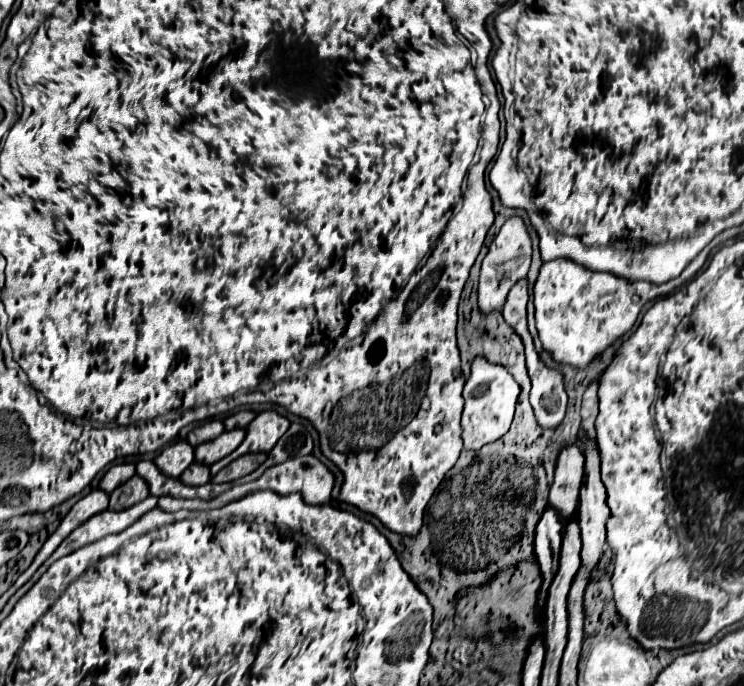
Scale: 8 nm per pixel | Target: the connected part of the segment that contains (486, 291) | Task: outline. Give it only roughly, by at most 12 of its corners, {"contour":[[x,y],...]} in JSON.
{"contour":[[509,218],[481,264],[481,314],[503,308],[527,278],[531,238]]}

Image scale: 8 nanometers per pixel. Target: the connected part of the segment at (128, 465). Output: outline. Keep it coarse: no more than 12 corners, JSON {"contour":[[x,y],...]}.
{"contour":[[133,462],[115,464],[99,482],[111,494],[117,486],[133,478]]}

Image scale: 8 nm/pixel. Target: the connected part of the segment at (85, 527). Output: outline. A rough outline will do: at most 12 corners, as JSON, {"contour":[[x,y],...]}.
{"contour":[[157,496],[141,504],[95,514],[75,528],[47,560],[59,560],[85,544],[123,532],[157,506]]}

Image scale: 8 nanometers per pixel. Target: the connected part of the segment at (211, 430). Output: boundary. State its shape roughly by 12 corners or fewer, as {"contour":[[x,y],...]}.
{"contour":[[221,420],[197,426],[187,434],[195,448],[225,432]]}

